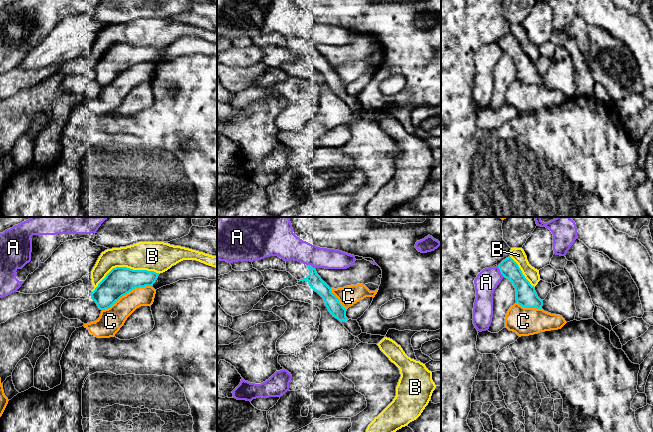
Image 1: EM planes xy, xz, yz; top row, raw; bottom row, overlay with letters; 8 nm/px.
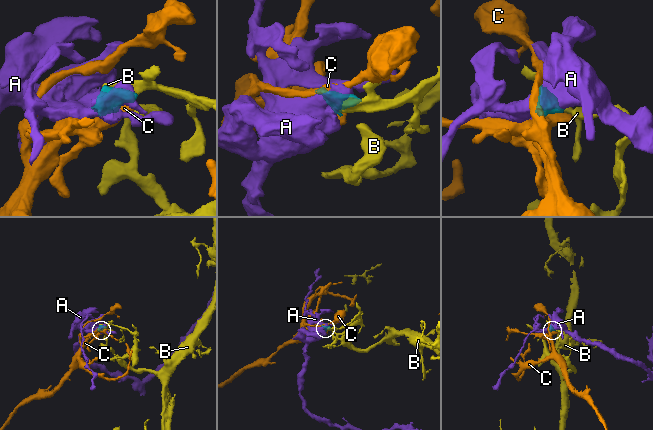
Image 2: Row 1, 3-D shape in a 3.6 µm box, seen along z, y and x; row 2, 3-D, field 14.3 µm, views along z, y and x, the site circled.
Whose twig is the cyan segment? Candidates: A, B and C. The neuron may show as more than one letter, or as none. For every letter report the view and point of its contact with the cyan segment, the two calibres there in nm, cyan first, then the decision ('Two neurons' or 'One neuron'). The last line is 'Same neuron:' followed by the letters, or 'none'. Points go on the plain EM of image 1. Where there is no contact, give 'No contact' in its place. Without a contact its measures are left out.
A: Touches cyan at yz (500, 47). Thickness 150 nm (cyan) against 180 nm. Two neurons
B: Touches cyan at xy (124, 43). Thickness 220 nm (cyan) against 240 nm. Two neurons
C: Touches cyan at xy (126, 69). Thickness 220 nm (cyan) against 190 nm. Two neurons
Same neuron: none

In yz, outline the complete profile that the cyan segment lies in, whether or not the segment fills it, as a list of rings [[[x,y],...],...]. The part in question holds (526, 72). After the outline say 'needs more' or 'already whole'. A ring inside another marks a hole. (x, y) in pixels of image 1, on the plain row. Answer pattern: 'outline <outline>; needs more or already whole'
outline [[[511,33],[503,36],[498,44],[503,53],[512,58],[516,67],[516,79],[525,84],[542,84],[543,76],[538,73],[535,63],[525,54],[518,40]]]; already whole

